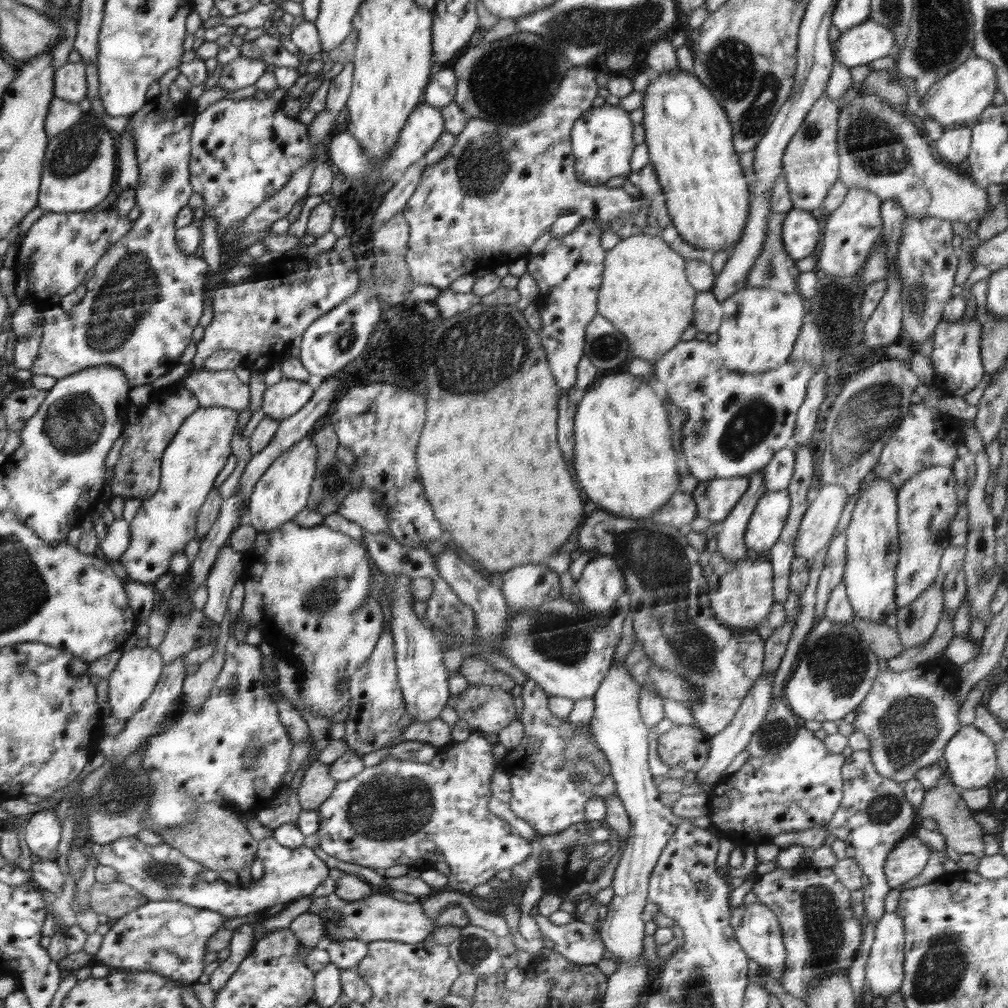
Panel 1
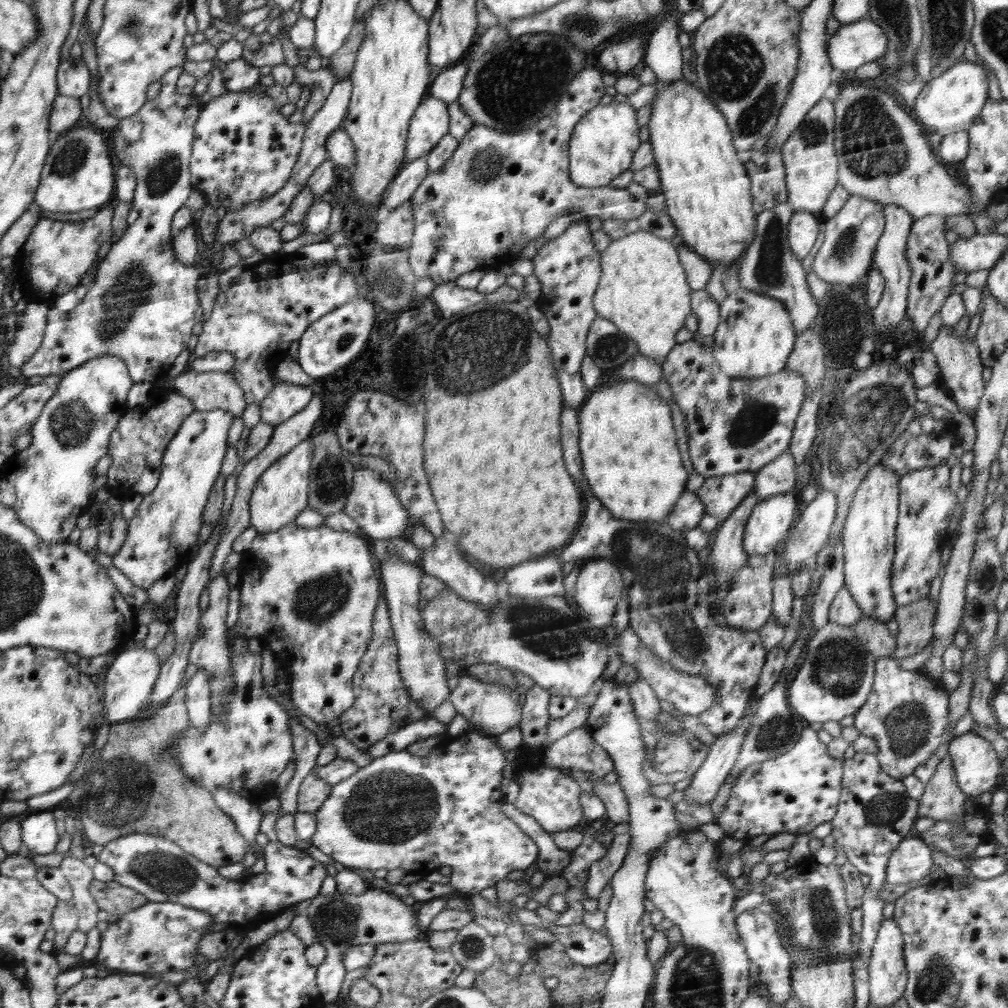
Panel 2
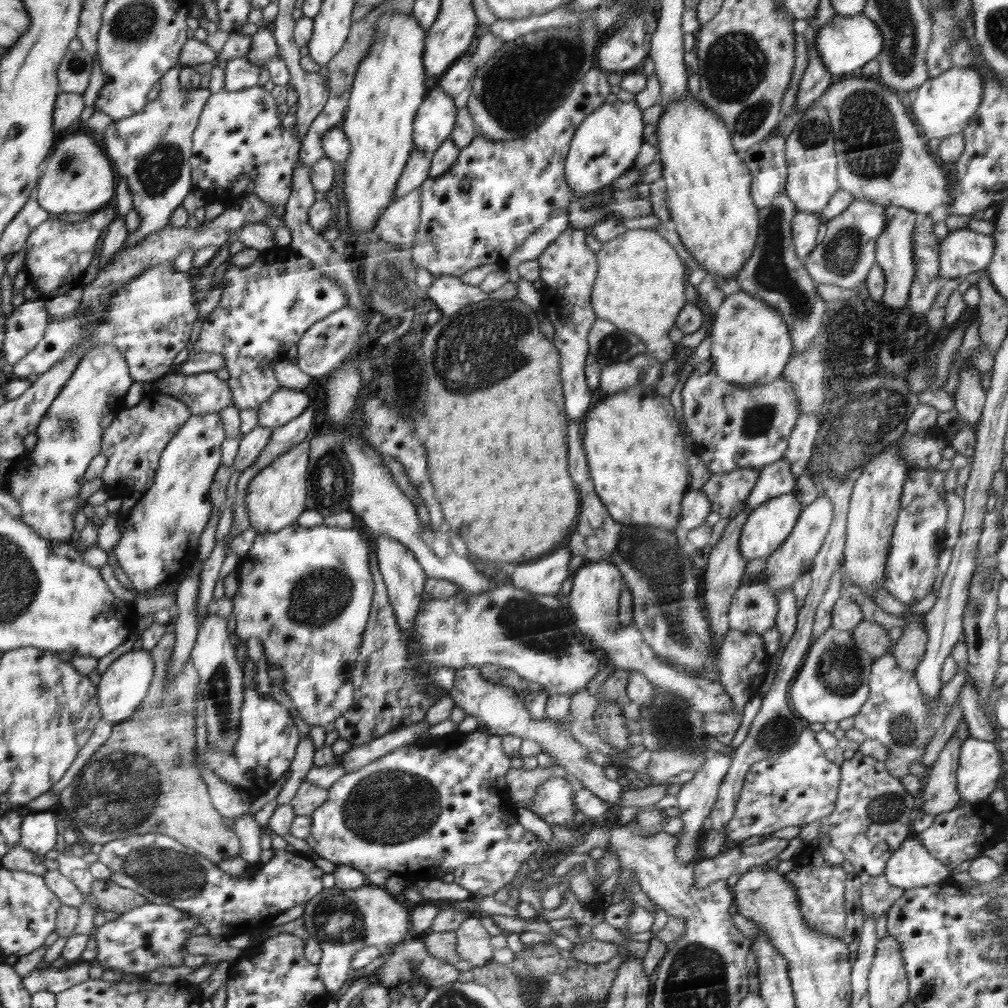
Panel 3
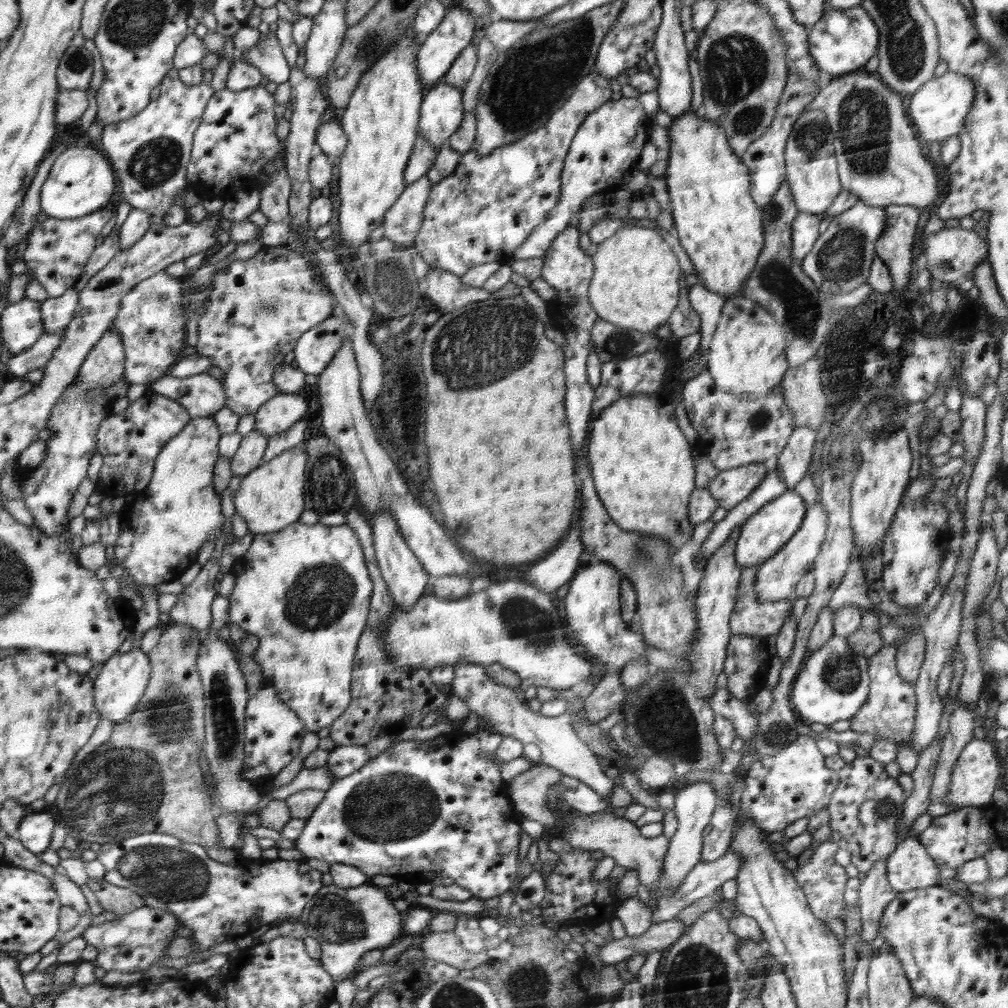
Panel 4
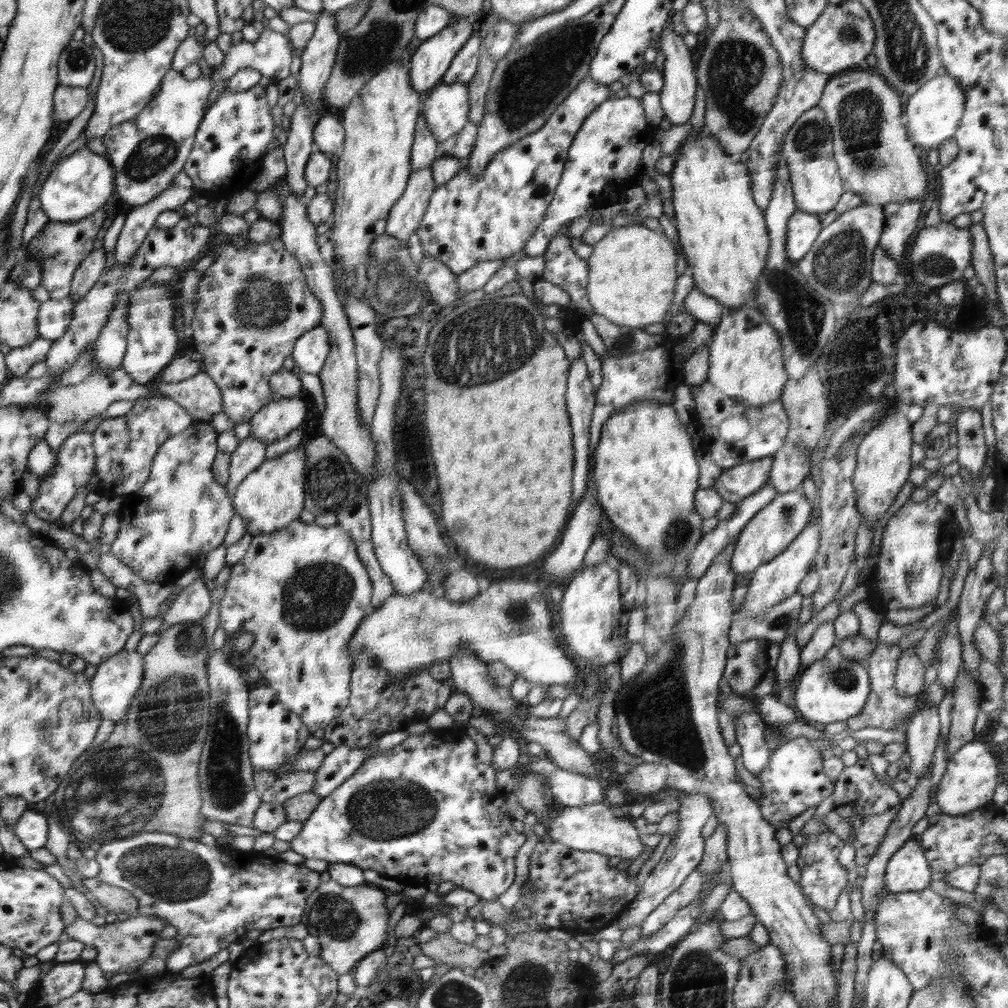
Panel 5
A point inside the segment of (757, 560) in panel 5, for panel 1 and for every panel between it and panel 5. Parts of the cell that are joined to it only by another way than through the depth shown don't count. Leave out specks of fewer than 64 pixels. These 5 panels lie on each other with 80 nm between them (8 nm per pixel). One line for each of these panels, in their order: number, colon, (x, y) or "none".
1: (768, 519)
2: (770, 521)
3: (766, 528)
4: (766, 531)

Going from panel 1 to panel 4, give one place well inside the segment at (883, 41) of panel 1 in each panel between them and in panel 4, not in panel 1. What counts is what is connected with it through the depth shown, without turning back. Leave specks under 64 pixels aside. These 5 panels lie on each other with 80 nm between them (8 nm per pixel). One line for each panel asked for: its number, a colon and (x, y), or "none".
2: (854, 44)
3: (847, 42)
4: (842, 40)

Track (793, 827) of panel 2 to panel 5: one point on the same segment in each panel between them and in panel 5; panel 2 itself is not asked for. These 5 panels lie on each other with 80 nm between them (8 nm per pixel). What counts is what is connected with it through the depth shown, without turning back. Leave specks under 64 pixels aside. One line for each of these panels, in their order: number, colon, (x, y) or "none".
3: (800, 786)
4: (795, 783)
5: (793, 780)

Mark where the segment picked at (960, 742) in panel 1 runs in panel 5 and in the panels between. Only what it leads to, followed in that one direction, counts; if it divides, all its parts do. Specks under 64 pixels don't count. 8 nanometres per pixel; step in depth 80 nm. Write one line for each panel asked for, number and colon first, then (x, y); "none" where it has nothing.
2: (976, 764)
3: (978, 772)
4: (973, 780)
5: (969, 782)

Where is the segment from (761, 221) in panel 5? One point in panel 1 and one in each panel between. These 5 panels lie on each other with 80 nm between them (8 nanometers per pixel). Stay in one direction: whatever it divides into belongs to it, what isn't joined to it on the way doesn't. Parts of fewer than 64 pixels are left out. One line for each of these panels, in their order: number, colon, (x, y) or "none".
1: (689, 138)
2: (707, 190)
3: (708, 185)
4: (719, 225)

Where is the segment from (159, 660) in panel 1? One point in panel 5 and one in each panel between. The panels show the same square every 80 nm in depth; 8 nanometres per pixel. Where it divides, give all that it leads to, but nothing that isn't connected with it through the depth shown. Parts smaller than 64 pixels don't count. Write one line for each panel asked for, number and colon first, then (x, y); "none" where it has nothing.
2: (130, 679)
3: (123, 687)
4: (120, 685)
5: (115, 684)

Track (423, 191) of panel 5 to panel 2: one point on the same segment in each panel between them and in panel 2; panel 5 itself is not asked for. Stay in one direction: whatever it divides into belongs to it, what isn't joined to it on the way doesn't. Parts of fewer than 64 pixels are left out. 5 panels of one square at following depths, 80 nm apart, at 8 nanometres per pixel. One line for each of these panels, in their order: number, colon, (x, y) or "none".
2: (396, 232)
3: (399, 224)
4: (402, 222)

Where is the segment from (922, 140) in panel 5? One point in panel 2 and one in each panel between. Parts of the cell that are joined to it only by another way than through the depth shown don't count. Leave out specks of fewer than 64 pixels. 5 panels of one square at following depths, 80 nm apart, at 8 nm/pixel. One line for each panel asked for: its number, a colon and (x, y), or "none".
2: (949, 103)
3: (943, 105)
4: (937, 109)

